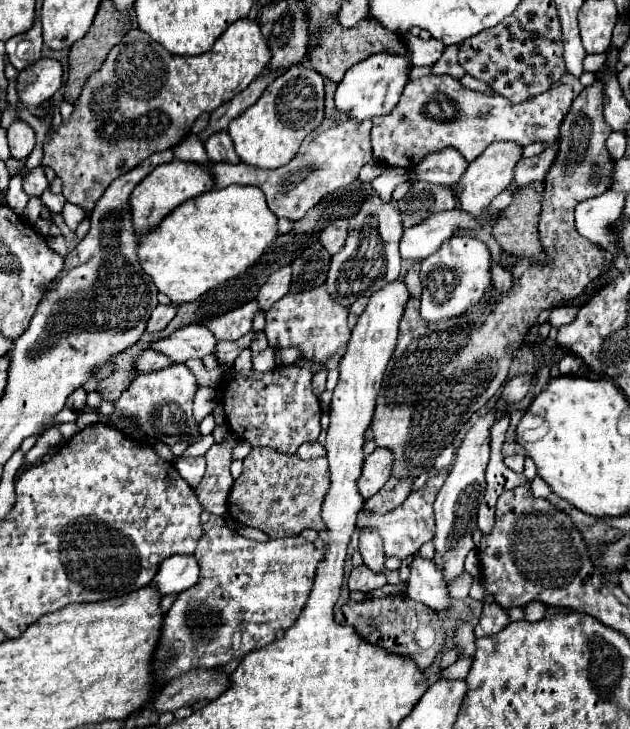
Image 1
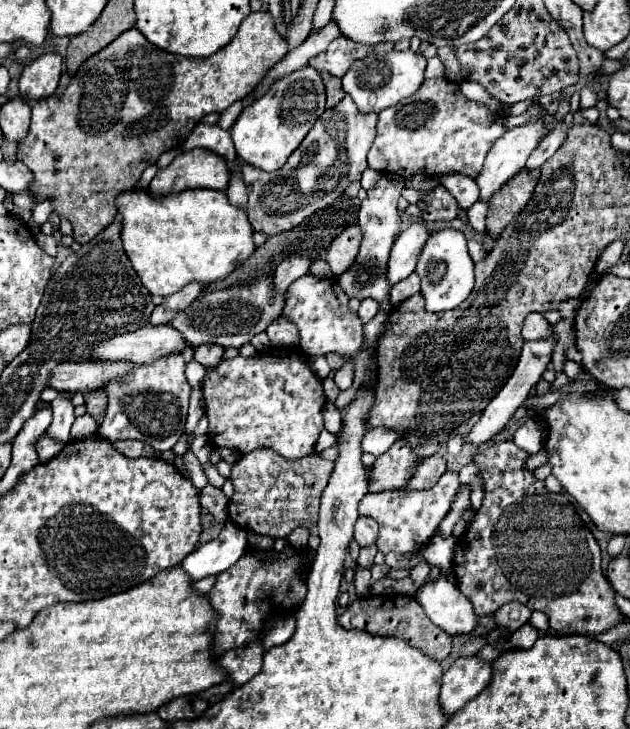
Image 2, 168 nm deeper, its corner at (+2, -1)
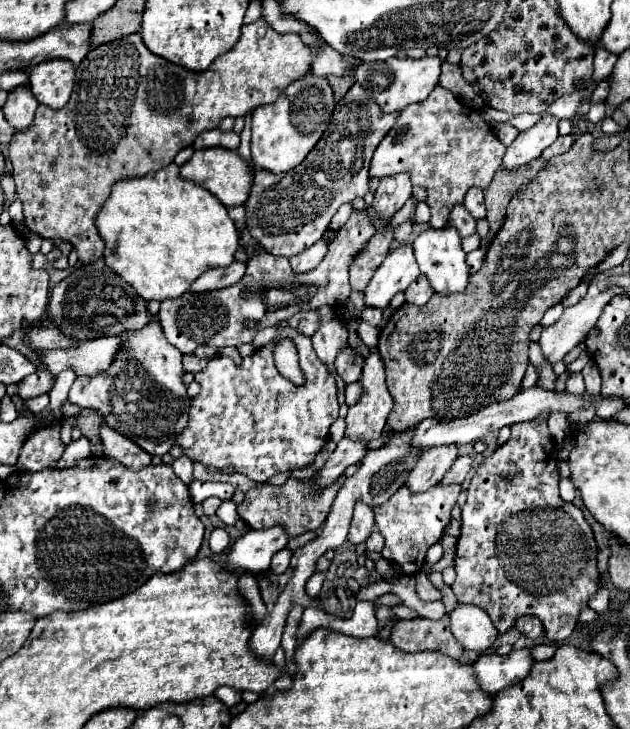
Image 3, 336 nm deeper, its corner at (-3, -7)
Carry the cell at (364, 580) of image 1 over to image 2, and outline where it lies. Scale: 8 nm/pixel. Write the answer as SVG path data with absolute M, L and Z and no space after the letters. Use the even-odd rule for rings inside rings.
M367 546L367 548L361 548L361 554L357 558L357 564L361 564L363 568L371 568L373 566L373 558L377 554L377 546Z

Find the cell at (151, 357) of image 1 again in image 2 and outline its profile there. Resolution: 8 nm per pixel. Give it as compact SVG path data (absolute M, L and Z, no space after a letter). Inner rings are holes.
M65 362L51 370L47 386L69 392L91 392L109 378L129 374L133 366L133 362L117 362L117 366L101 366L101 362Z

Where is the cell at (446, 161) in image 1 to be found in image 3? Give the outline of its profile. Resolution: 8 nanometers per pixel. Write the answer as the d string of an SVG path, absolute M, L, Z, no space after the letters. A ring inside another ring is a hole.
M470 188L464 196L464 206L466 210L478 220L486 216L486 208L484 208L484 194L480 188Z

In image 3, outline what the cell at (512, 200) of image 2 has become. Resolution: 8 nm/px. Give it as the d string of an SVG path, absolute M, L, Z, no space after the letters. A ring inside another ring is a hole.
M534 160L522 168L518 168L516 172L506 172L506 170L498 170L494 180L490 182L490 186L484 190L484 198L486 198L486 220L490 224L490 232L498 234L498 230L504 224L504 216L506 216L506 206L508 202L514 198L514 194L518 194L526 184L530 184L530 180L534 180L534 176L538 176L538 172L546 166L544 160Z

